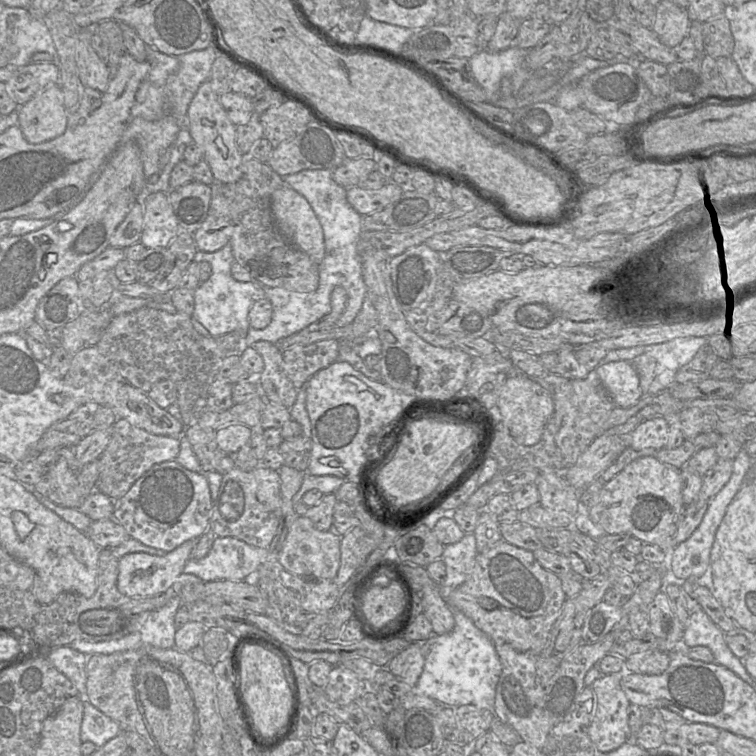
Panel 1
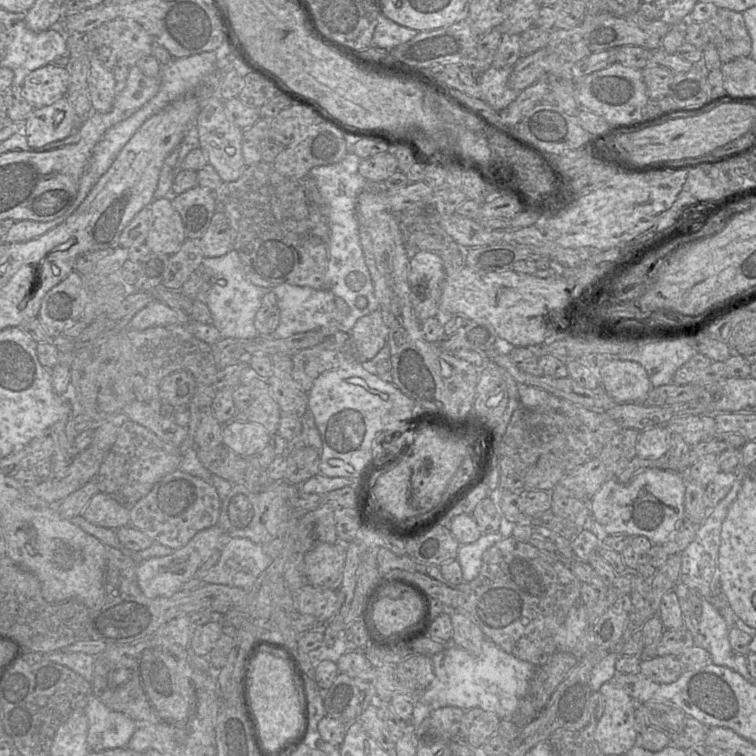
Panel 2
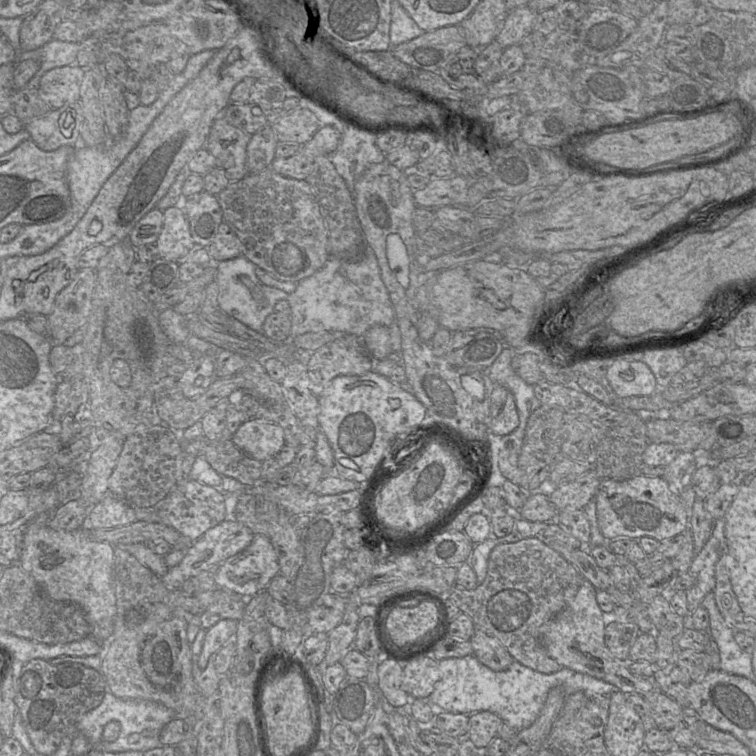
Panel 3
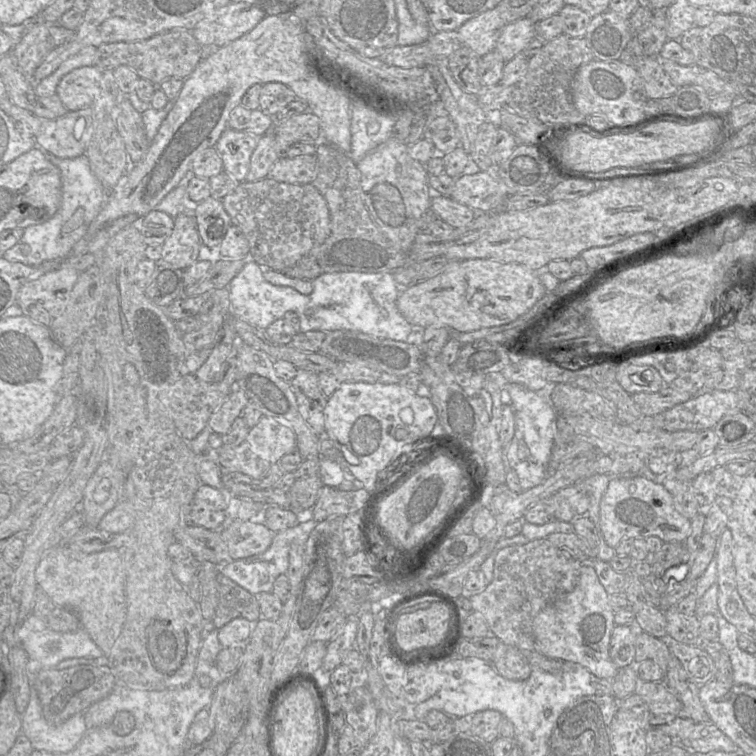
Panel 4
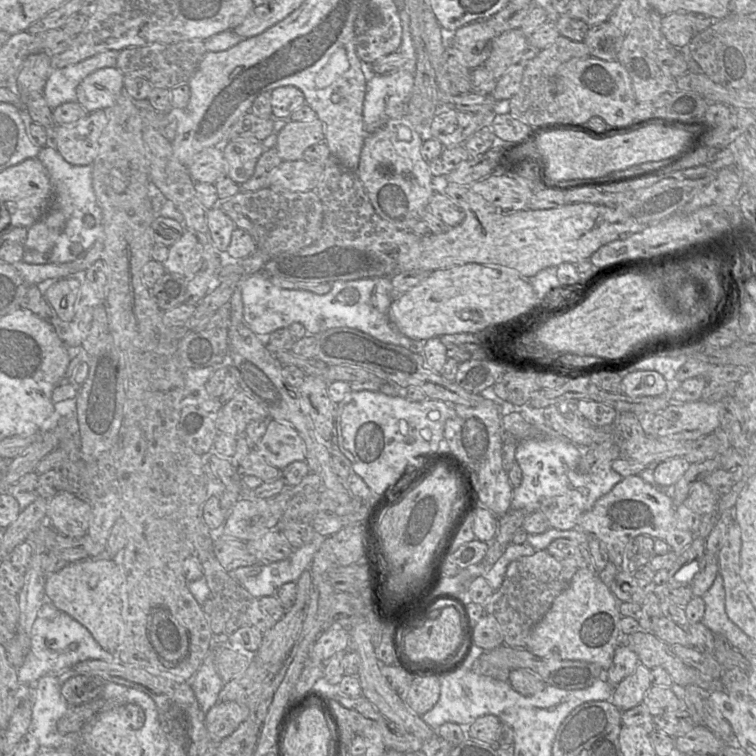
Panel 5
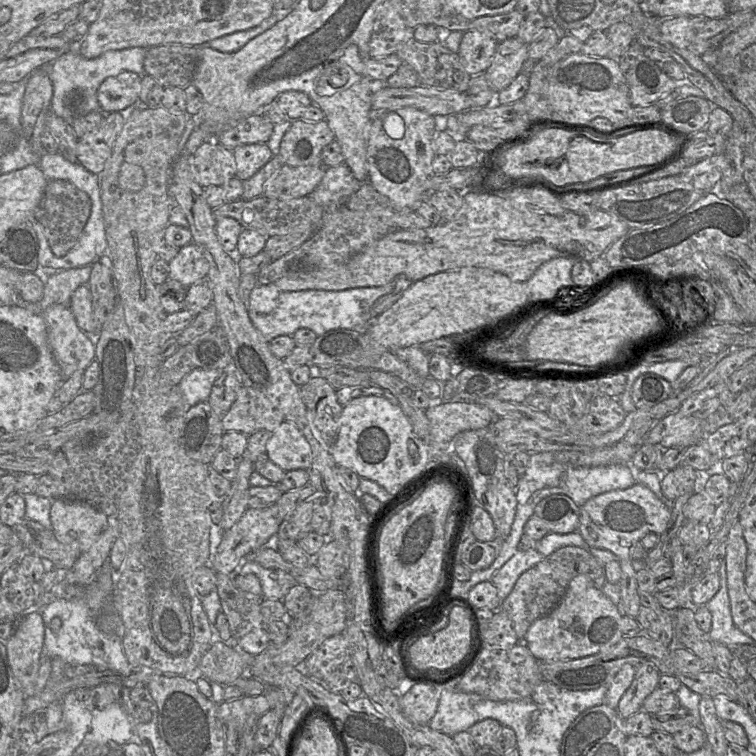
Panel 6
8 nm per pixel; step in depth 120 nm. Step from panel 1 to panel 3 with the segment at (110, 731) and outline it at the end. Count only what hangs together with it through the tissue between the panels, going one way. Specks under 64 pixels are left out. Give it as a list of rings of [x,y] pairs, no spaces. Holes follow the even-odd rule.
[[[107,692],[99,706],[82,716],[77,731],[84,734],[92,747],[104,752],[148,751],[161,746],[159,735],[162,729],[176,717],[176,713],[160,702],[150,700],[122,699]],[[112,721],[121,724],[119,737],[114,742],[102,740],[104,727]]]

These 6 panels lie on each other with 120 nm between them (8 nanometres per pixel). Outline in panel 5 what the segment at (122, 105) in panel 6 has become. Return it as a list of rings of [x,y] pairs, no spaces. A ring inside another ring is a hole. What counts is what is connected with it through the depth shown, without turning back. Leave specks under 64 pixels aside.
[[[116,67],[99,69],[84,78],[76,89],[76,102],[88,113],[113,106],[123,89],[124,74]]]

